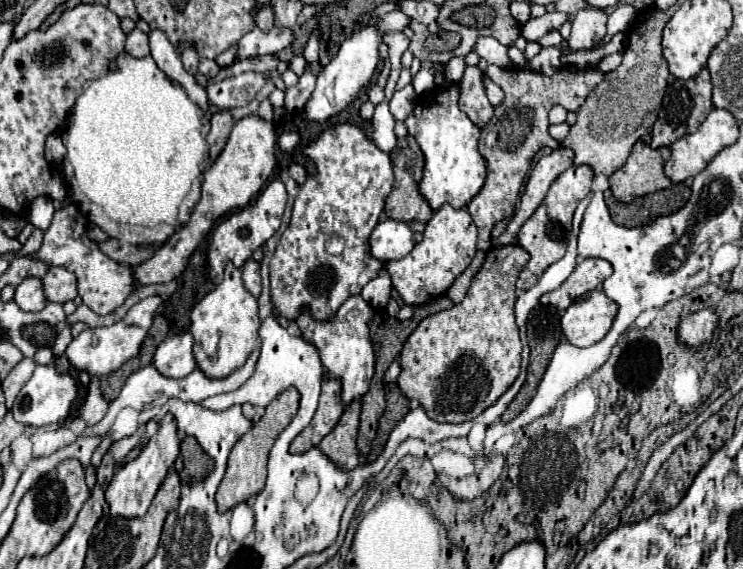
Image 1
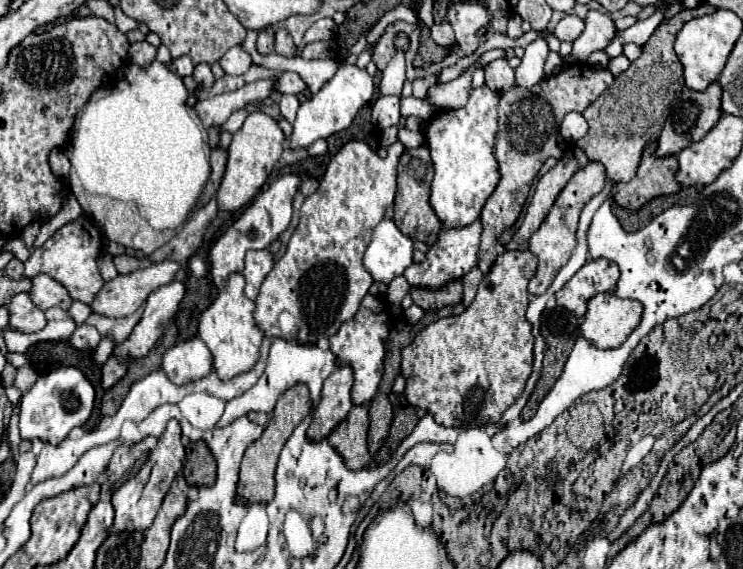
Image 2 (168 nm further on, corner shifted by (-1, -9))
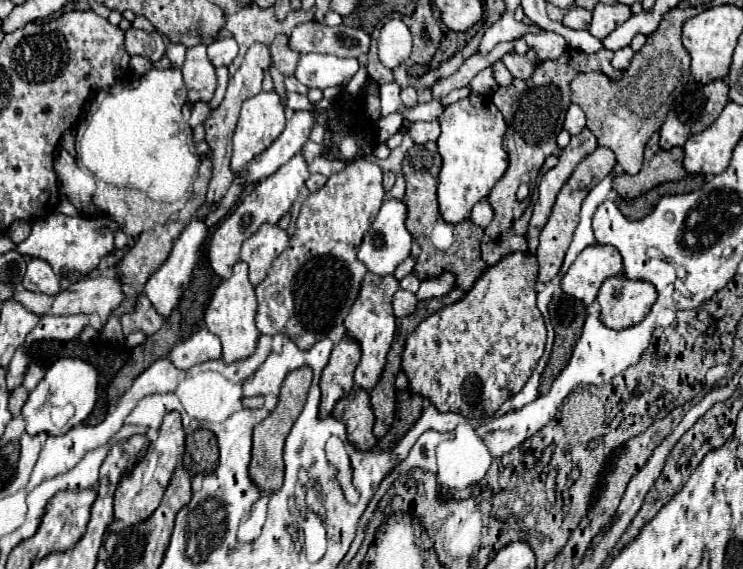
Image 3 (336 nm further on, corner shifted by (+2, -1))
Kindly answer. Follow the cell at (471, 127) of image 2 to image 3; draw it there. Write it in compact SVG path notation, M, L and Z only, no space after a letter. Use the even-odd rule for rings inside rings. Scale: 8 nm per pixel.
M476 93L448 105L438 121L442 127L442 135L438 137L438 151L442 155L438 183L440 215L446 223L460 223L470 217L472 207L480 199L488 197L508 167L508 153L502 147L506 123L500 111L496 111L496 105L486 103L482 95Z

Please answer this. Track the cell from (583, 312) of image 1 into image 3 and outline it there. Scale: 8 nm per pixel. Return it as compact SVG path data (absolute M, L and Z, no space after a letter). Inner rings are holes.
M622 275L610 277L598 295L602 321L612 329L636 325L648 315L656 295L656 287L648 281L634 281Z

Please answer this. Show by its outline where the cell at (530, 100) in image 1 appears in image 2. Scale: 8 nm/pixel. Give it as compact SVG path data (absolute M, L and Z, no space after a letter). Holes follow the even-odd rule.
M579 63L579 65L567 65L559 73L559 77L547 77L537 85L533 85L533 89L525 89L517 85L501 95L499 131L495 135L495 159L499 163L501 179L481 211L483 233L481 233L479 269L483 273L487 273L493 261L497 259L497 255L505 251L505 247L497 241L497 237L517 221L527 201L531 183L539 173L541 165L545 163L545 159L547 157L561 159L563 151L557 147L557 129L563 117L569 111L583 113L611 83L613 83L613 75L607 69L595 71L587 63Z

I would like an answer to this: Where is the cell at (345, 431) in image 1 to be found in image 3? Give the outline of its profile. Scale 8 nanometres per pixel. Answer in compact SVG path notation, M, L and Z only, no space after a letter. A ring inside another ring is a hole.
M354 387L346 397L342 397L332 411L334 417L346 423L348 427L348 441L362 449L368 451L376 445L376 437L372 433L374 427L374 413L370 407L370 397L366 389Z

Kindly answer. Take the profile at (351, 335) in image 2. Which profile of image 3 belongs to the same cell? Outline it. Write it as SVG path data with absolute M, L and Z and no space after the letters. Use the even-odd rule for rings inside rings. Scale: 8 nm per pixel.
M366 273L364 281L362 281L360 295L358 295L356 303L352 305L348 317L344 319L346 335L356 339L362 347L362 359L356 367L354 381L356 381L358 387L364 387L366 391L370 391L378 383L378 379L382 375L382 369L386 365L386 355L388 355L390 345L394 341L396 317L394 317L394 311L392 311L392 297L398 289L400 289L400 281L394 275L378 277L374 273Z

